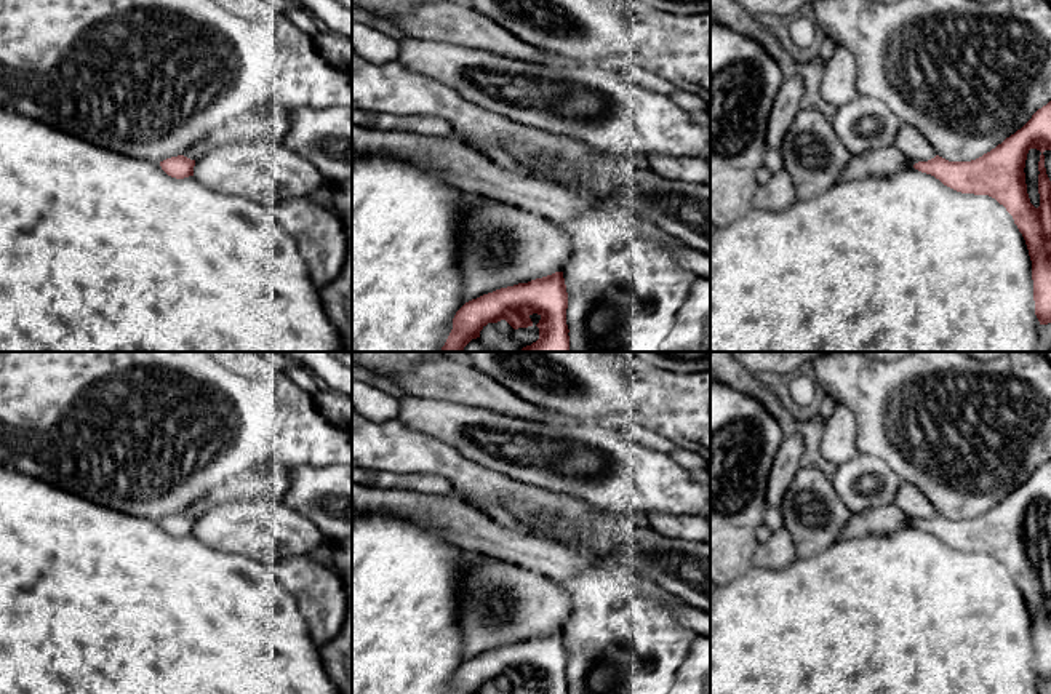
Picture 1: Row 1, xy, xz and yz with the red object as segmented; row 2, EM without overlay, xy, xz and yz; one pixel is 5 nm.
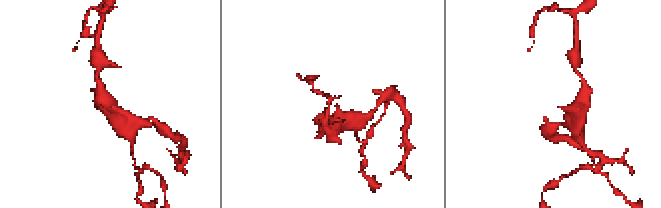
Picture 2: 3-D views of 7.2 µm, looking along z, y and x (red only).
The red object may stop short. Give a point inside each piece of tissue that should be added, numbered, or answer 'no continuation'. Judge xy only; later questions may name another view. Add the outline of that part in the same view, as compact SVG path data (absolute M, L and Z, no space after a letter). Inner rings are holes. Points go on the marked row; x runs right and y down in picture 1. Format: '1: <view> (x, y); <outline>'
no continuation

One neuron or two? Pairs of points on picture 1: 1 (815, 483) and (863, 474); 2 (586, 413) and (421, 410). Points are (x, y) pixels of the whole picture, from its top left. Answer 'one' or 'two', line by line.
1: two
2: two

